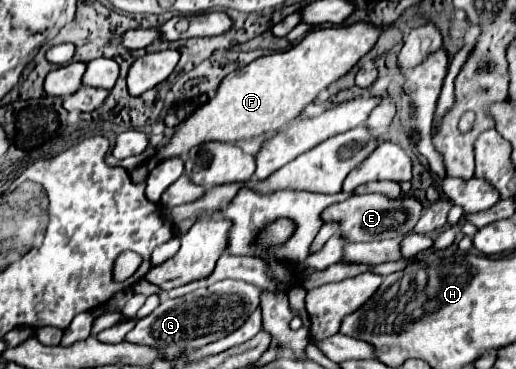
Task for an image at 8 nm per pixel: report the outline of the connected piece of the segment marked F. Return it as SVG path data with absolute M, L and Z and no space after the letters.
M371 22L315 28L297 46L257 58L241 70L227 74L227 78L223 78L219 84L217 96L195 110L181 126L177 126L171 142L159 148L151 164L171 156L185 156L193 146L209 140L237 142L269 130L285 128L295 116L299 116L305 104L315 100L315 96L329 84L345 76L375 46L381 30L381 26Z

